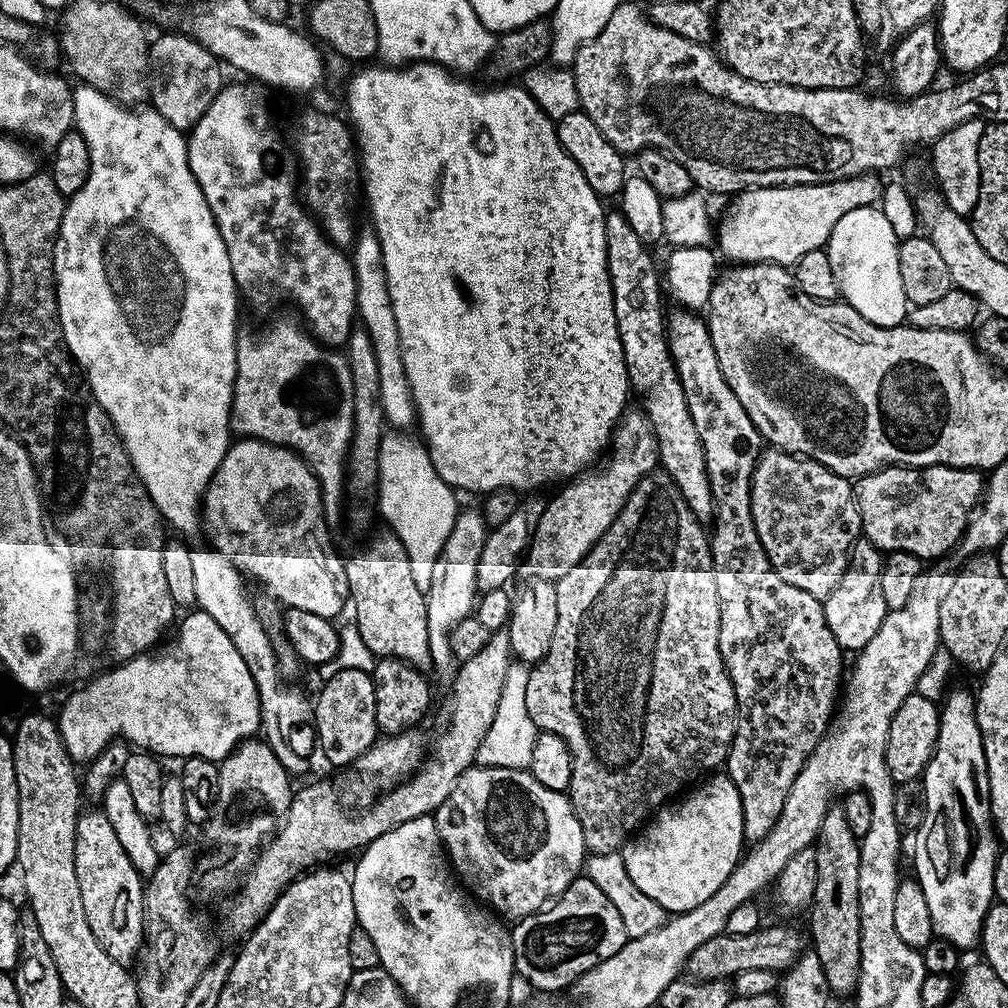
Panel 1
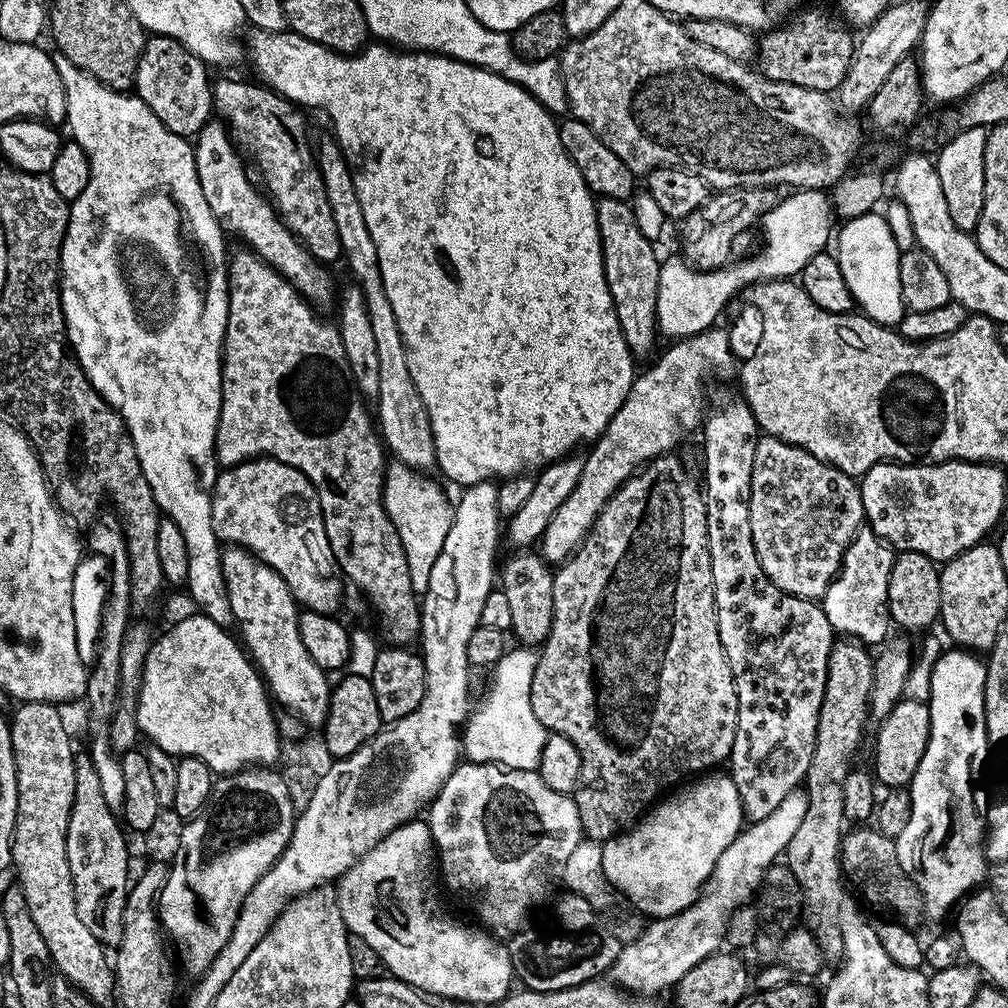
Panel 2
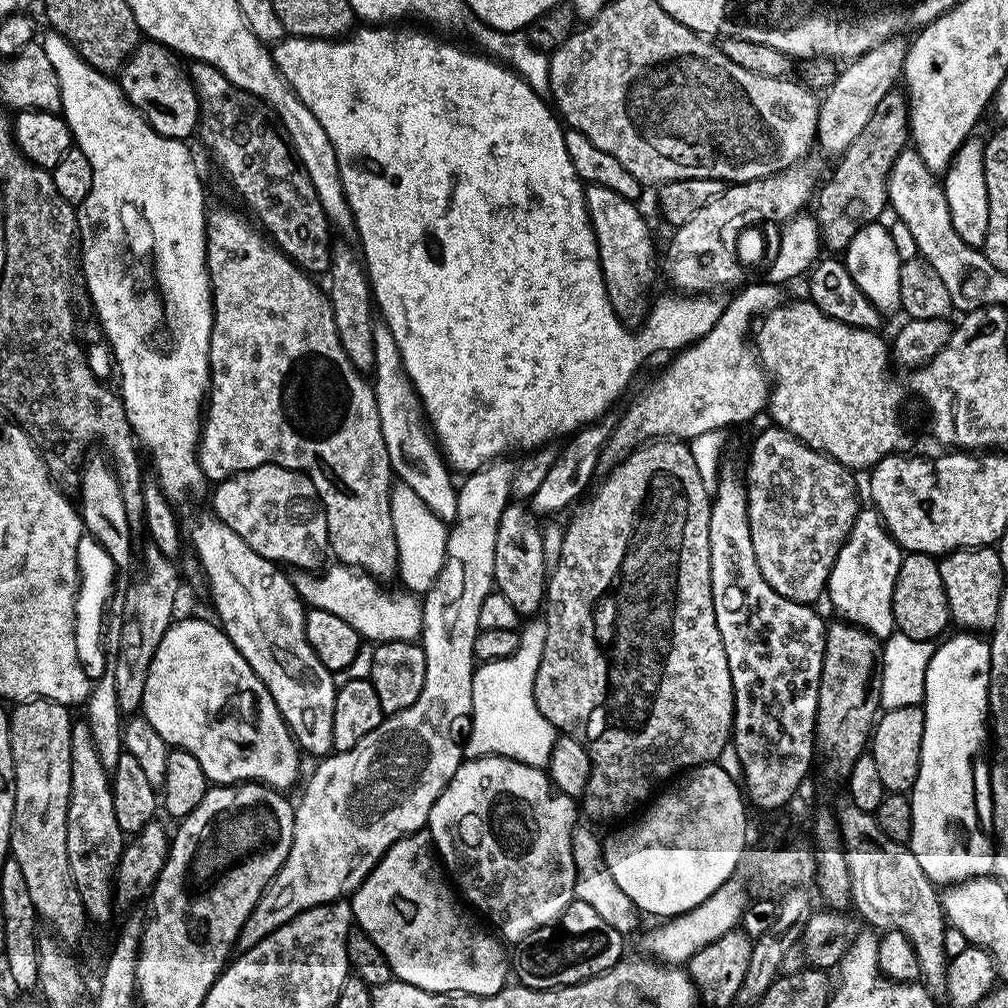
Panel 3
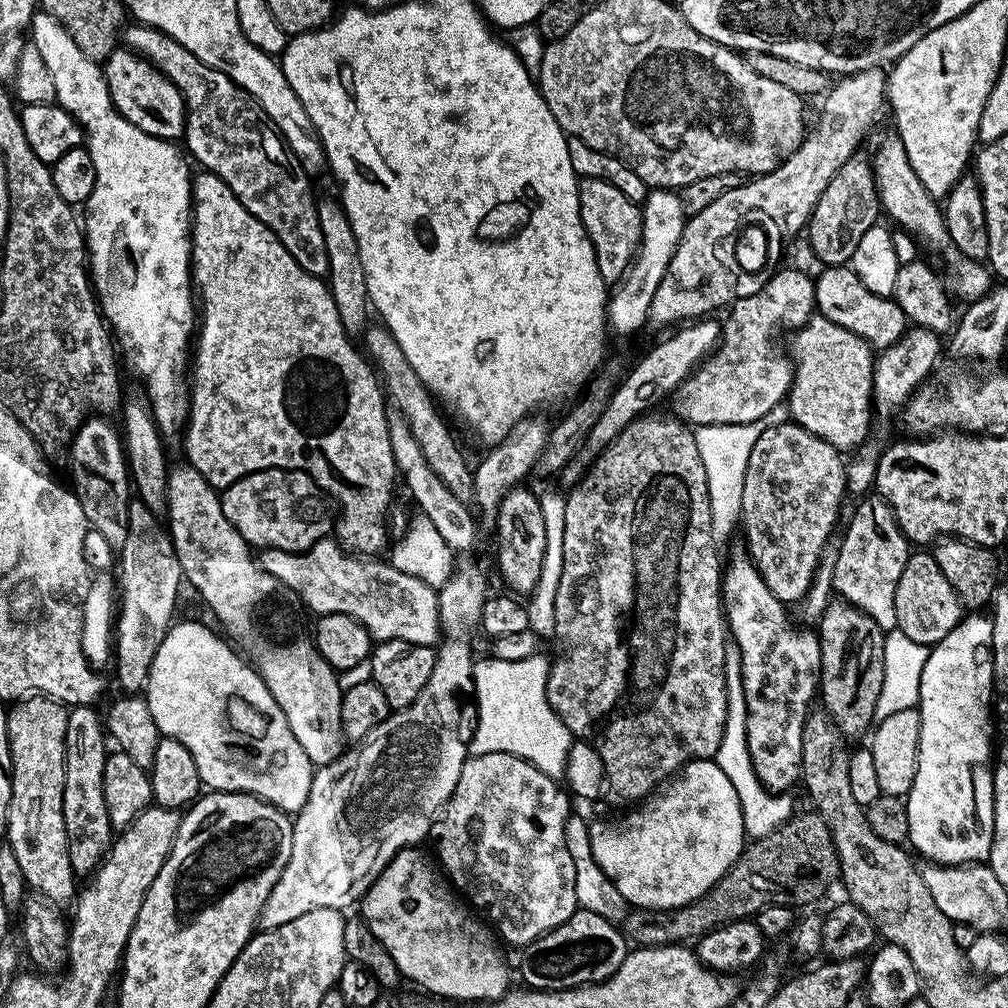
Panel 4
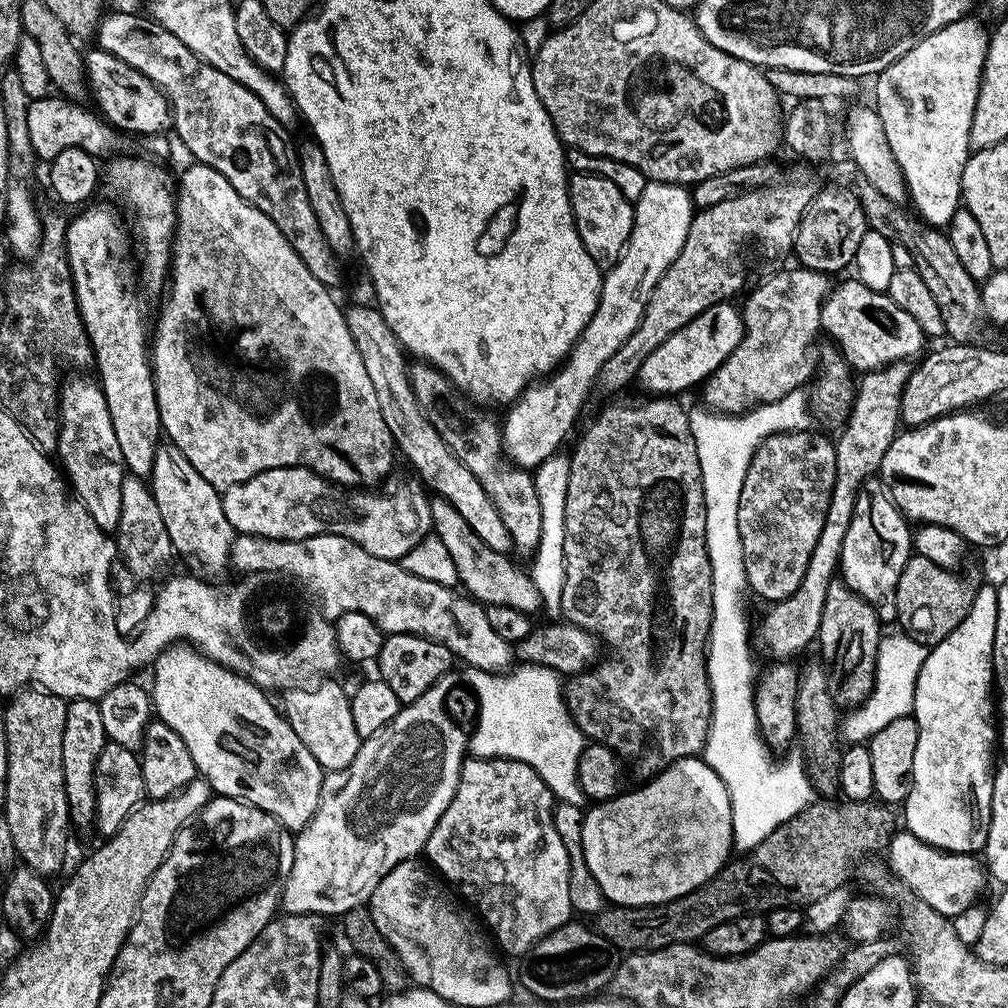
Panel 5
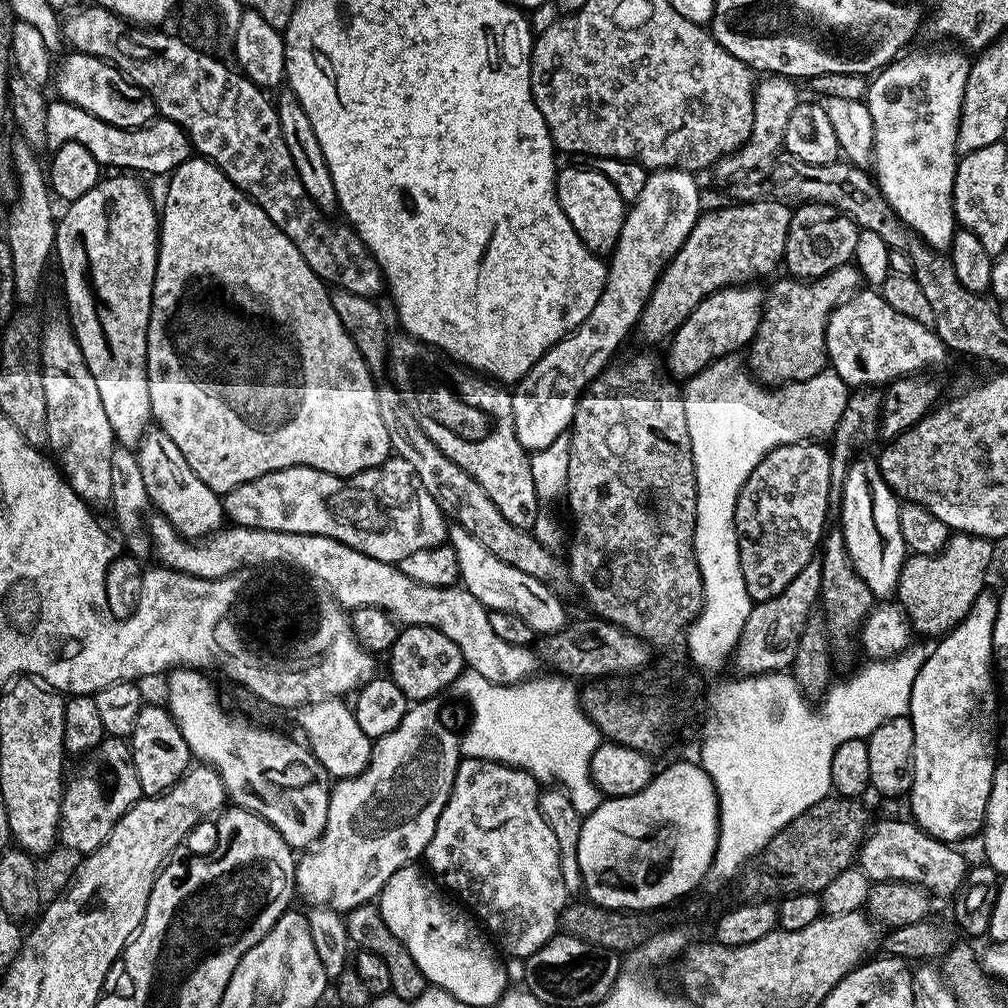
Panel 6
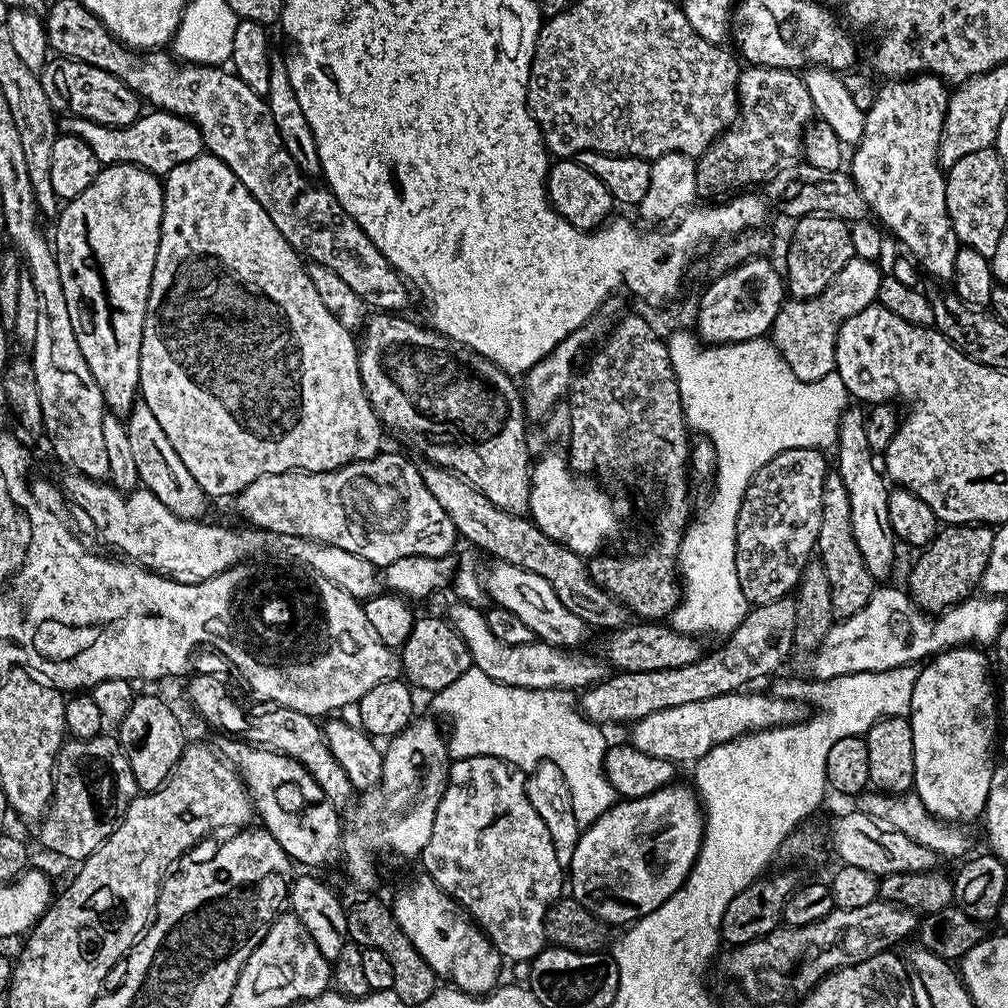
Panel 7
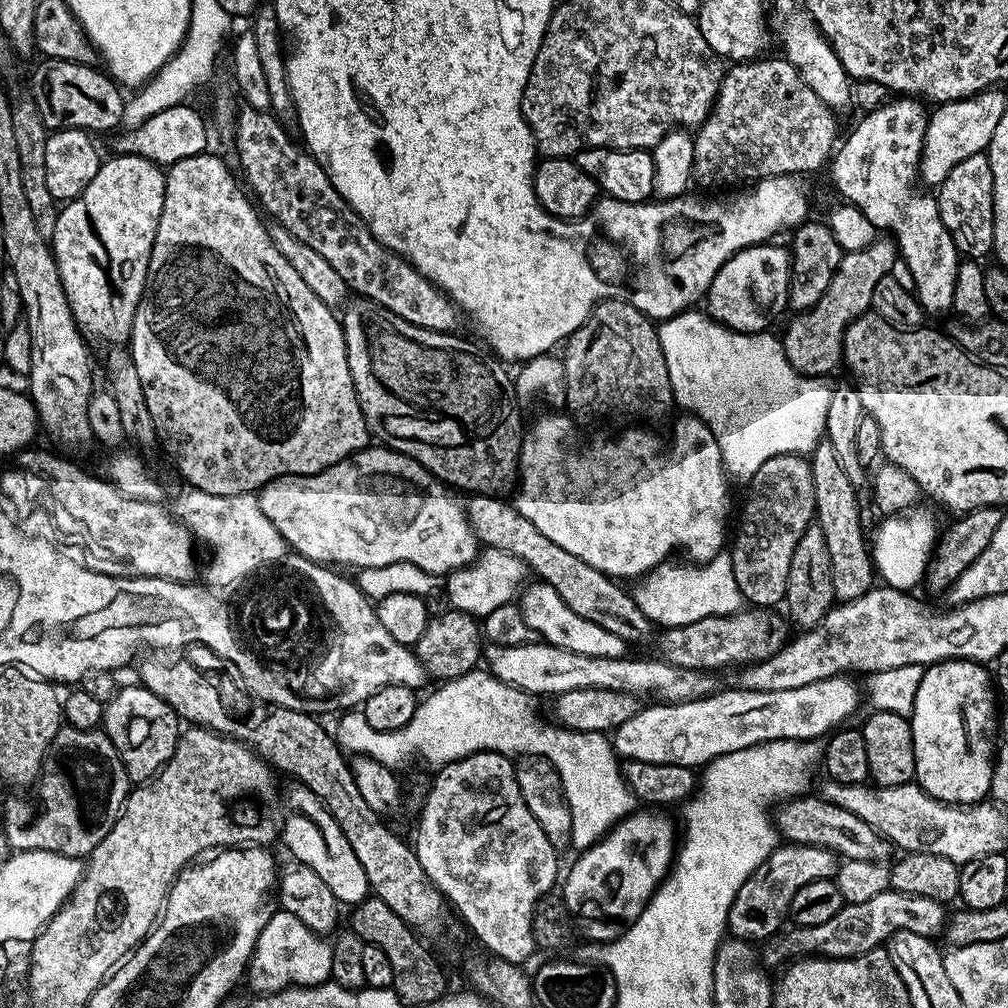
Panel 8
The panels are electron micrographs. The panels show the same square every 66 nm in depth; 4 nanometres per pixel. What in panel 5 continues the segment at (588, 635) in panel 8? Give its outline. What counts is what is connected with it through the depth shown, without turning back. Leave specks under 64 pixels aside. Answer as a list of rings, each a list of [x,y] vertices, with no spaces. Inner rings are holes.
[[[439,498],[431,501],[432,505],[432,532],[444,546],[447,553],[454,560],[454,566],[457,567],[459,583],[463,591],[469,597],[475,598],[479,603],[487,606],[497,604],[498,606],[514,606],[514,610],[522,610],[529,614],[536,614],[541,611],[542,601],[538,594],[538,586],[534,586],[531,575],[520,568],[515,568],[508,561],[509,557],[502,552],[490,550],[470,526],[462,519],[462,514],[450,506],[450,502]]]

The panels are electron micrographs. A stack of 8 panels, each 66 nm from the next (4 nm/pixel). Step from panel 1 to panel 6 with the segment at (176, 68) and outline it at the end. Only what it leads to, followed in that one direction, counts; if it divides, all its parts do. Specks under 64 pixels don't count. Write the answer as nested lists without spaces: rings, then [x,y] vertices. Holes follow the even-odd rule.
[[[72,50],[67,54],[69,56],[61,64],[59,61],[54,72],[55,95],[59,99],[94,114],[94,118],[102,118],[102,122],[110,126],[140,128],[144,124],[152,123],[157,115],[156,104],[132,80],[122,75],[108,61],[91,56],[88,52]]]

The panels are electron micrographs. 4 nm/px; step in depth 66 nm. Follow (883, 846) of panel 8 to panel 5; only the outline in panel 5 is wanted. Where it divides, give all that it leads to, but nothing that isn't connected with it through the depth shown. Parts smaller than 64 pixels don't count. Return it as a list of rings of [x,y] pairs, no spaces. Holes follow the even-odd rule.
[[[907,830],[893,831],[887,845],[886,867],[901,885],[909,888],[917,900],[926,902],[938,914],[946,917],[962,914],[964,908],[973,907],[984,888],[986,872],[981,861],[971,852],[944,852],[940,848],[922,842],[914,833]]]

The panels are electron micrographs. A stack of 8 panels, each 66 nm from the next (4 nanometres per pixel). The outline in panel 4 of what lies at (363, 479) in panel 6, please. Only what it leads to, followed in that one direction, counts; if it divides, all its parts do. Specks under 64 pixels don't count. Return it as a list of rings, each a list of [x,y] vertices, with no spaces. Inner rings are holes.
[[[271,468],[243,476],[238,482],[223,489],[220,496],[222,514],[230,518],[234,530],[242,534],[242,538],[253,549],[277,548],[287,552],[298,552],[311,546],[321,539],[320,527],[324,524],[324,504],[321,499],[320,488],[304,472],[297,472],[287,468]]]

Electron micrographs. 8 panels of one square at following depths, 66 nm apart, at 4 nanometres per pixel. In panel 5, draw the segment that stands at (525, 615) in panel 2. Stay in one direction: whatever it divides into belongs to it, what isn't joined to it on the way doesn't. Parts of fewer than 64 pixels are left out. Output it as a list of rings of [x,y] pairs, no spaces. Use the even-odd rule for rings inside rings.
[[[416,362],[408,369],[408,377],[420,409],[426,414],[430,426],[442,434],[442,442],[482,482],[486,494],[494,502],[503,525],[510,534],[513,549],[518,553],[535,553],[542,536],[542,511],[538,504],[533,473],[516,467],[504,455],[502,428],[491,416],[491,411],[477,406],[463,392],[457,390],[432,364]]]

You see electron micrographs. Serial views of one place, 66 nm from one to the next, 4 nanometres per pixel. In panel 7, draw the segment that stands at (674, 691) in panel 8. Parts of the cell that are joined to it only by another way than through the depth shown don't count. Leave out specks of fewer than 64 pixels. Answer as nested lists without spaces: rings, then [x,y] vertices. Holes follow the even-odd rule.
[[[461,602],[454,604],[450,623],[456,627],[458,634],[462,634],[472,655],[473,665],[494,682],[534,690],[543,688],[585,690],[599,684],[609,675],[609,665],[603,659],[575,656],[577,654],[575,651],[556,648],[553,644],[533,642],[522,646],[510,646],[506,642],[498,642],[498,638],[490,634],[488,617],[479,607]]]

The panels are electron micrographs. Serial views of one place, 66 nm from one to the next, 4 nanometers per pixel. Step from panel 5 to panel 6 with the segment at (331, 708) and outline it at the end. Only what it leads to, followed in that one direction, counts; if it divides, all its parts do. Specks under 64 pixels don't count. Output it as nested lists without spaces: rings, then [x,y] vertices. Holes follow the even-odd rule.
[[[341,697],[322,699],[316,703],[305,704],[297,709],[298,724],[304,732],[308,747],[329,777],[344,779],[356,777],[369,764],[372,757],[373,741],[358,726],[355,711]]]

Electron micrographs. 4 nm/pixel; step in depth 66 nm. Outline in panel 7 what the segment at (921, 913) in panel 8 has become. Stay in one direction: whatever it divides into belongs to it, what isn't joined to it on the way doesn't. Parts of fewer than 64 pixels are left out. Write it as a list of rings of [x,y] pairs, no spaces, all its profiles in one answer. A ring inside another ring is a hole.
[[[877,898],[869,905],[855,907],[854,909],[842,909],[835,907],[826,918],[822,918],[817,924],[790,928],[781,926],[775,928],[770,934],[758,938],[749,944],[741,944],[733,947],[732,952],[724,960],[724,968],[740,983],[740,988],[745,997],[751,1000],[753,1005],[760,1004],[792,1004],[804,999],[815,984],[820,983],[826,976],[849,968],[858,966],[858,962],[866,962],[866,958],[874,958],[880,952],[895,949],[899,940],[911,937],[918,927],[918,916],[911,908],[903,908],[892,904],[889,900]]]

